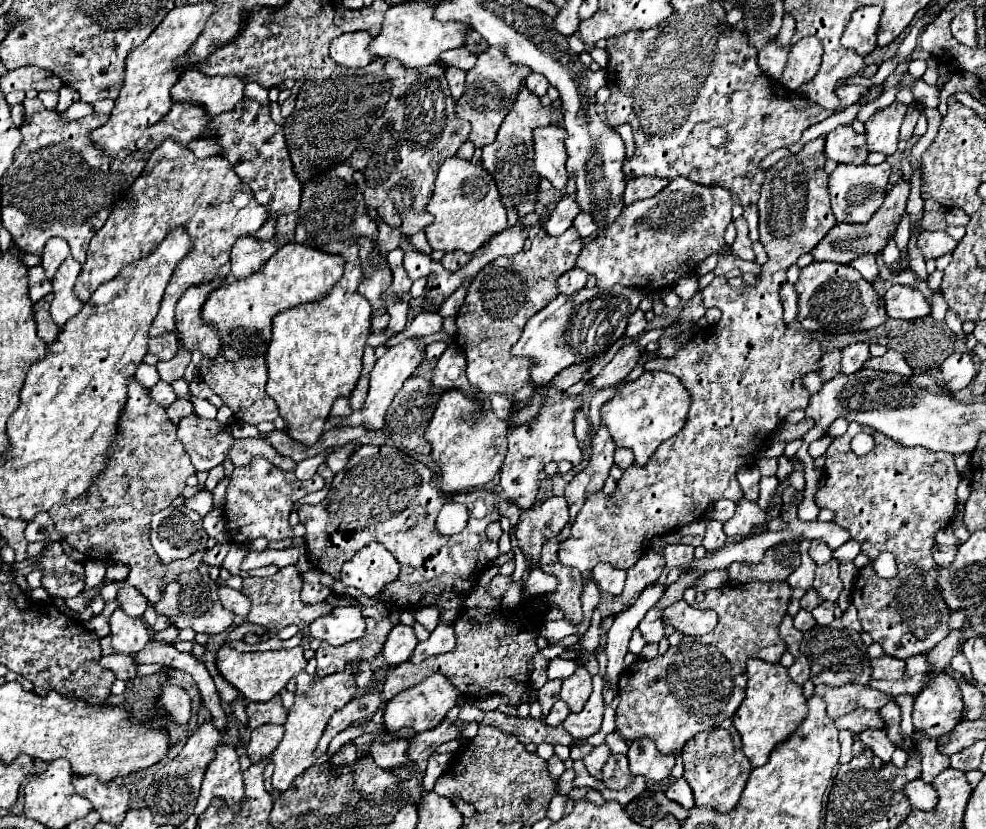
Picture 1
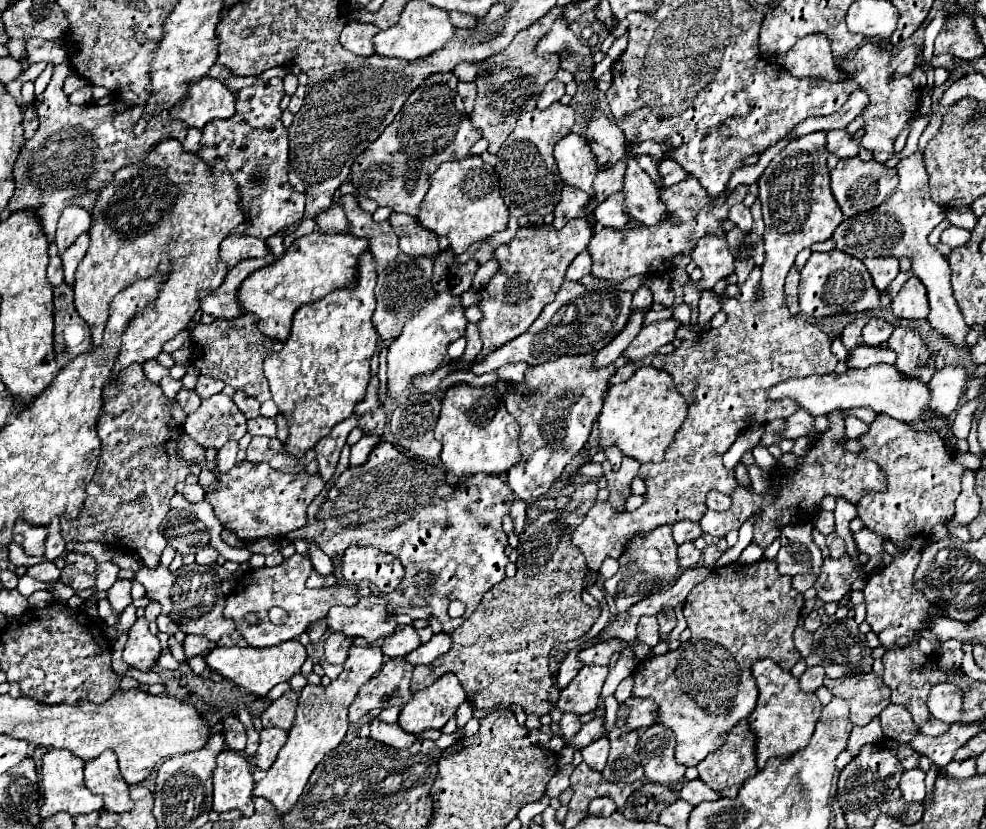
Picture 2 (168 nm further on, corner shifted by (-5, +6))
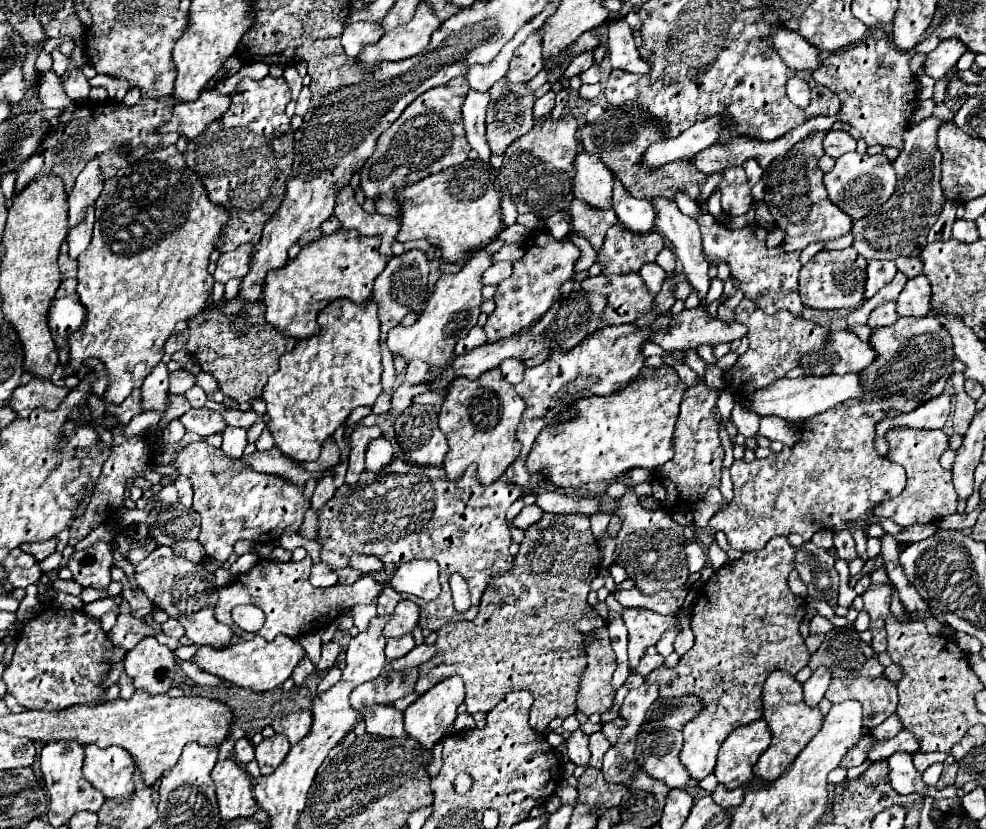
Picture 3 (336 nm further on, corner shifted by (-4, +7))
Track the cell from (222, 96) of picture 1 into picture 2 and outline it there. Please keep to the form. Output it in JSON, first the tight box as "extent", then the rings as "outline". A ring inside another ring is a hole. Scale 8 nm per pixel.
{"extent":[171,75,235,129],"outline":[[[205,75],[189,85],[187,97],[181,99],[171,111],[173,119],[185,121],[189,127],[203,129],[207,121],[229,119],[235,113],[235,91],[223,81]]]}

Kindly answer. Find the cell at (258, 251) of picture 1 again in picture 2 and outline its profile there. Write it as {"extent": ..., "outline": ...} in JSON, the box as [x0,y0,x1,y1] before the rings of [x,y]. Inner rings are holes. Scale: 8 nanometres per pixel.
{"extent":[221,235,269,267],"outline":[[[229,235],[223,239],[221,243],[221,259],[233,267],[235,263],[243,261],[243,259],[251,259],[251,257],[267,257],[269,249],[265,245],[263,239],[255,239],[255,237],[247,237],[247,235]]]}

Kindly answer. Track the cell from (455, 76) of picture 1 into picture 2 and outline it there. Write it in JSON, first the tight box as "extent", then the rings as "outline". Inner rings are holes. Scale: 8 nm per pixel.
{"extent":[457,81,477,113],"outline":[[[459,81],[459,83],[457,83],[457,91],[459,91],[459,95],[461,95],[463,103],[465,103],[465,111],[471,113],[473,103],[475,103],[475,95],[477,95],[475,83],[473,83],[473,81],[469,81],[469,83],[467,83],[467,81]]]}

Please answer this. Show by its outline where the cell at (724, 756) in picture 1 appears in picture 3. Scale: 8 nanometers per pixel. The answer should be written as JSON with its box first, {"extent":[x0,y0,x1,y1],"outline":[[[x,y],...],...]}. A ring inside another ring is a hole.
{"extent":[716,720,770,788],"outline":[[[756,720],[748,726],[734,730],[720,748],[716,778],[726,788],[738,788],[754,780],[752,766],[760,754],[770,746],[770,730],[764,720]]]}

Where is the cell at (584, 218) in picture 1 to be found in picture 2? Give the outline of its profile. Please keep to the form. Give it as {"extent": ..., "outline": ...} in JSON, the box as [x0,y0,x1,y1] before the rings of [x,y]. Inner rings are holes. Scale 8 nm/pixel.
{"extent":[593,193,629,229],"outline":[[[615,193],[607,201],[603,201],[595,211],[593,219],[597,225],[603,227],[613,227],[613,229],[623,229],[629,223],[629,215],[623,209],[623,195]]]}

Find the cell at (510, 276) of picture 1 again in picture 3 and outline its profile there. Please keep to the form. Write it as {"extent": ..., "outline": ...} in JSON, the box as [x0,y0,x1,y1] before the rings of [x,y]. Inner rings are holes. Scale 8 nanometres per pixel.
{"extent":[484,232,580,342],"outline":[[[540,232],[540,234],[530,234],[526,242],[536,242],[536,244],[528,246],[526,256],[514,264],[512,276],[498,284],[498,292],[494,296],[496,310],[490,314],[484,326],[488,342],[510,338],[512,334],[518,334],[524,326],[542,318],[550,310],[554,298],[558,296],[560,286],[574,274],[574,264],[580,256],[580,250],[568,238],[564,242],[558,242],[550,232]]]}

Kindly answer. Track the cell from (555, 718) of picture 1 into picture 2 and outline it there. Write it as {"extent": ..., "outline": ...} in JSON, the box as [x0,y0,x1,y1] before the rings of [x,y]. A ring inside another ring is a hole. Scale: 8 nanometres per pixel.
{"extent":[559,713,581,737],"outline":[[[563,713],[561,721],[559,721],[559,729],[563,733],[563,737],[573,737],[579,731],[581,723],[579,717],[575,717],[575,713]]]}

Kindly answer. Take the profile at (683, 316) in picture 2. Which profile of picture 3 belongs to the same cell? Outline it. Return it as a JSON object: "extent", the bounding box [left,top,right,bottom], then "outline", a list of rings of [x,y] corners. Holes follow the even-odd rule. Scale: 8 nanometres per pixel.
{"extent":[701,277,724,306],"outline":[[[717,277],[712,279],[711,284],[710,284],[710,289],[706,296],[706,300],[702,302],[701,306],[703,305],[708,306],[714,301],[719,300],[721,296],[723,295],[723,286],[724,286],[724,281],[720,280]]]}

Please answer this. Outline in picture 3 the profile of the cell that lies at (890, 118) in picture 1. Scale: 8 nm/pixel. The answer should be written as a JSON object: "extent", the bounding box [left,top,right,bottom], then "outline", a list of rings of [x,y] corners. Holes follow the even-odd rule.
{"extent":[812,28,916,150],"outline":[[[876,28],[866,40],[860,40],[858,44],[854,44],[850,48],[844,48],[844,50],[838,50],[838,52],[826,56],[812,74],[818,84],[824,84],[840,98],[842,108],[836,114],[836,118],[840,122],[848,122],[850,126],[858,128],[868,146],[880,144],[880,146],[894,146],[894,148],[902,150],[902,144],[904,144],[902,136],[908,130],[910,116],[916,108],[916,78],[910,70],[910,58],[912,58],[910,52],[898,50],[886,32]]]}

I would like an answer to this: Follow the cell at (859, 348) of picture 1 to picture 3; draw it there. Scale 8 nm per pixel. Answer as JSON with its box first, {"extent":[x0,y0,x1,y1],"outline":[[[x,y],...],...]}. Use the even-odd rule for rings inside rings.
{"extent":[868,300,898,328],"outline":[[[896,300],[892,302],[886,302],[878,308],[872,310],[870,314],[870,320],[868,320],[868,326],[870,328],[876,328],[876,326],[890,326],[898,320],[898,314],[896,314]]]}

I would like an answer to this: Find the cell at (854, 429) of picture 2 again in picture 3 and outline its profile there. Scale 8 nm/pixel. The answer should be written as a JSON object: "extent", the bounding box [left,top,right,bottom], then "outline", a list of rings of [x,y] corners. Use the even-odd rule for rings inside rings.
{"extent":[876,394,950,436],"outline":[[[942,394],[938,398],[932,398],[918,406],[914,412],[900,414],[898,418],[886,418],[876,426],[876,436],[886,436],[888,428],[924,428],[924,430],[936,430],[944,428],[946,418],[950,414],[950,394]]]}

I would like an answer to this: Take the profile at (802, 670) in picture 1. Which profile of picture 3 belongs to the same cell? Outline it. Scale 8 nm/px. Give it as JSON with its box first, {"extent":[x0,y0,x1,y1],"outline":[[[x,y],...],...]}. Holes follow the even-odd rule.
{"extent":[804,666,832,706],"outline":[[[820,666],[818,670],[812,672],[812,676],[804,682],[804,700],[808,706],[818,706],[818,702],[824,698],[828,684],[832,676],[826,666]]]}

